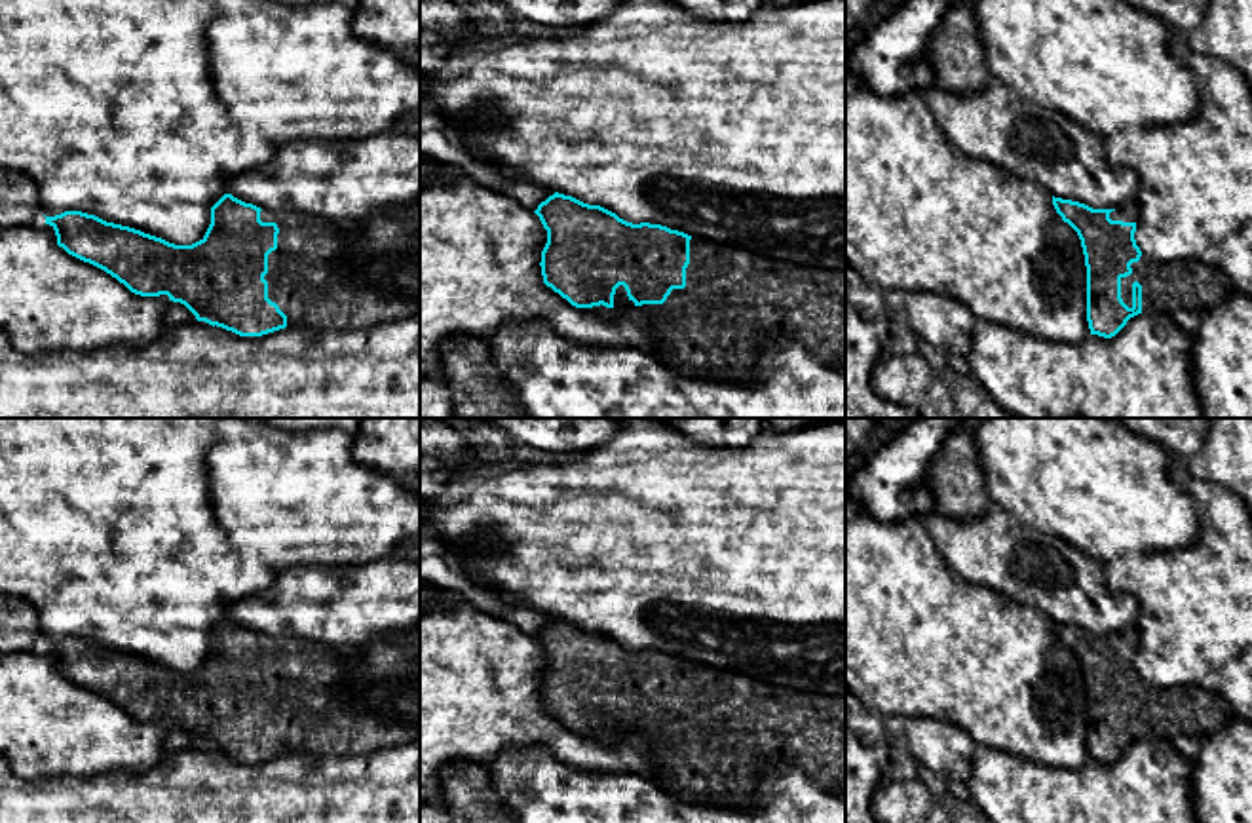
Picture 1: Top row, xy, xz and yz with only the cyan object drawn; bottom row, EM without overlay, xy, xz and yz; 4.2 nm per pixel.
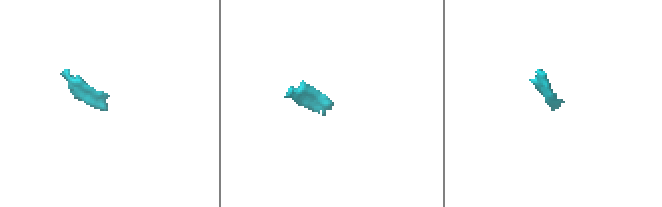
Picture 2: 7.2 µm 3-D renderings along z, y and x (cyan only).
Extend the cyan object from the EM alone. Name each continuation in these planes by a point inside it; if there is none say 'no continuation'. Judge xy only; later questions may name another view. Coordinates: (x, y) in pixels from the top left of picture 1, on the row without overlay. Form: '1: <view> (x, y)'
1: xy (306, 704)

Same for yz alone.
1: yz (1167, 713)

